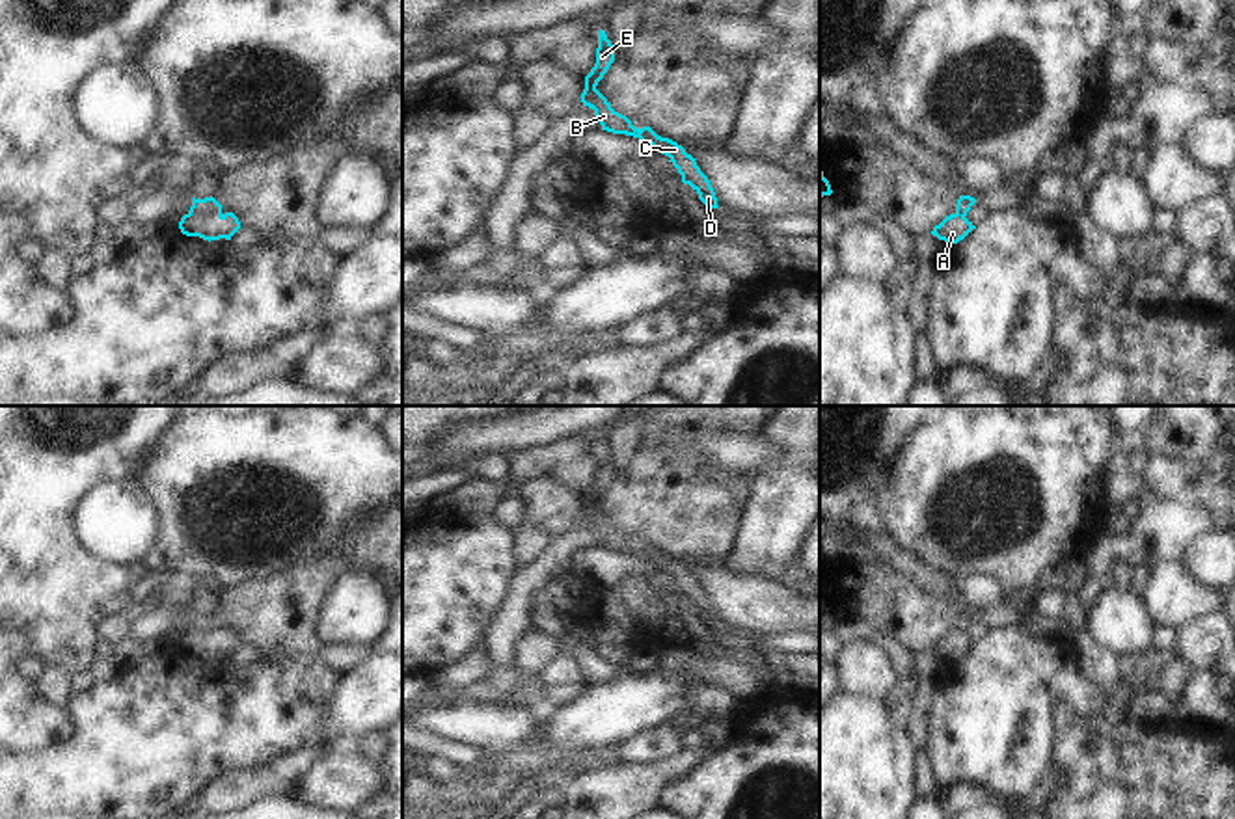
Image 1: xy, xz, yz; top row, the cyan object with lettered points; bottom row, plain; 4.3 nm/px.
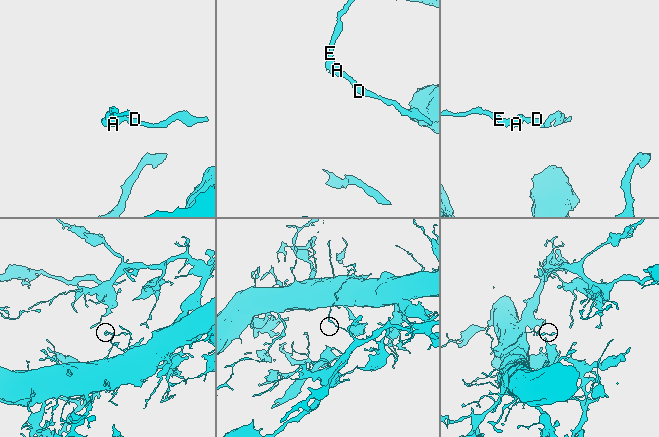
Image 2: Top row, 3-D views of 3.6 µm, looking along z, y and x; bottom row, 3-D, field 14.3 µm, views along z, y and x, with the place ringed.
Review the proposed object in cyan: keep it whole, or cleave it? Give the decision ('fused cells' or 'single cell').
single cell

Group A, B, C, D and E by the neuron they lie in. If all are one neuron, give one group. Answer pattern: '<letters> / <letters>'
A B C D E

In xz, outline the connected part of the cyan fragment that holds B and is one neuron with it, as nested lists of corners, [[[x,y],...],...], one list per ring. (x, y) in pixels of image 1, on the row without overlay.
[[[600,447],[596,480],[585,493],[585,506],[581,510],[583,523],[594,527],[594,532],[600,538],[602,547],[639,555],[645,562],[652,562],[658,570],[669,573],[672,583],[682,592],[682,599],[689,601],[708,625],[717,625],[717,614],[708,594],[700,588],[695,575],[687,571],[682,562],[669,555],[658,553],[650,544],[643,544],[641,547],[635,545],[631,538],[626,532],[615,529],[607,516],[596,506],[598,499],[604,495],[613,477],[613,462],[607,456],[605,449]]]

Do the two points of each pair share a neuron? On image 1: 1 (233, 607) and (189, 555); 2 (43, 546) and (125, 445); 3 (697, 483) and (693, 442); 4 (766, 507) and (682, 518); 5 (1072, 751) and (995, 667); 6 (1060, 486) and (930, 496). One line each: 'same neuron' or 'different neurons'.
1: different neurons
2: same neuron
3: different neurons
4: different neurons
5: different neurons
6: same neuron

